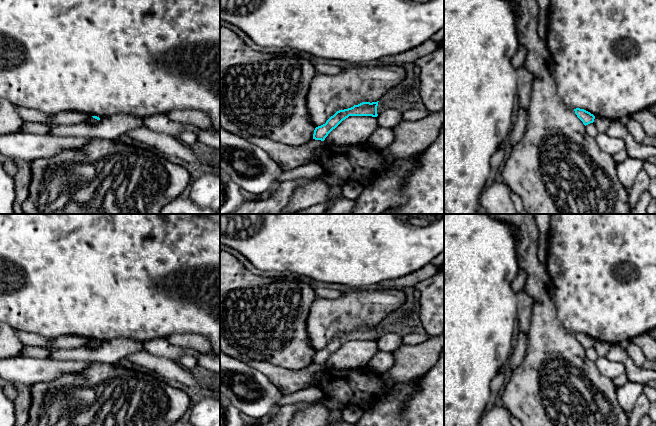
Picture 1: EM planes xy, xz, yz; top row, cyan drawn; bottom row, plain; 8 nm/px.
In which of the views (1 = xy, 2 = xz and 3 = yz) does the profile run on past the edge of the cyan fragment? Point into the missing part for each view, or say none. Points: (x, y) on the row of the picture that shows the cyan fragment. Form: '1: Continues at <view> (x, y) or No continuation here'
1: Continues at xy (90, 121)
2: Continues at xz (288, 158)
3: Continues at yz (602, 124)

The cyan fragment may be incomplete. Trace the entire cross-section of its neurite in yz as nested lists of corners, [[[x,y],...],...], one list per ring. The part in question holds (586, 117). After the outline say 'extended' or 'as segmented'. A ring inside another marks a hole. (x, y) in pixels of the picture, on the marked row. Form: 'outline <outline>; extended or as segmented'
outline [[[576,108],[574,109],[574,111],[577,117],[583,122],[585,126],[590,123],[593,123],[596,126],[599,133],[605,133],[612,122],[611,120],[606,118],[598,116],[595,117],[593,114],[584,109]]]; extended

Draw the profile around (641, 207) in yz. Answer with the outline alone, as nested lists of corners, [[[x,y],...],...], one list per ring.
[[[648,191],[644,192],[641,197],[639,198],[638,203],[636,206],[632,209],[631,214],[648,214],[648,206],[651,201],[651,196],[648,193]]]

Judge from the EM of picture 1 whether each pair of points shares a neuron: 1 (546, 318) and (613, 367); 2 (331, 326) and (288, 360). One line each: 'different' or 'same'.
1: different
2: different

